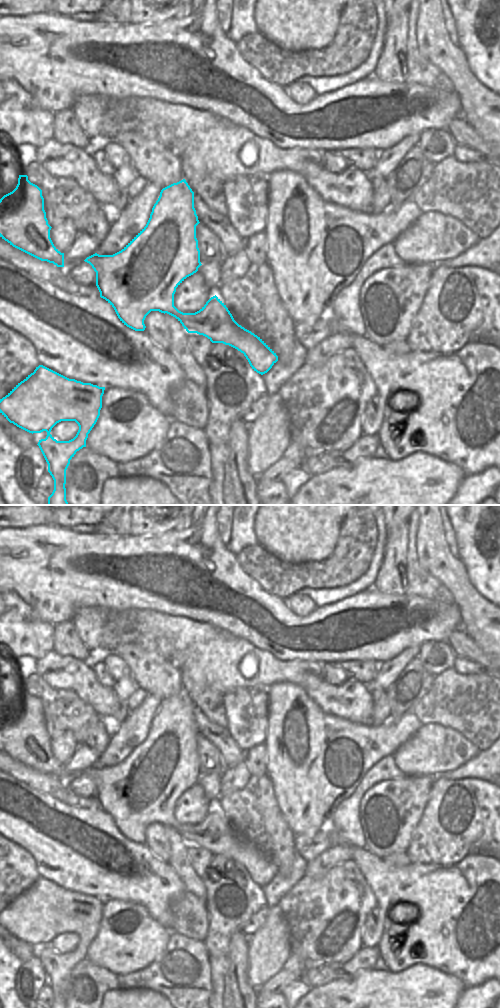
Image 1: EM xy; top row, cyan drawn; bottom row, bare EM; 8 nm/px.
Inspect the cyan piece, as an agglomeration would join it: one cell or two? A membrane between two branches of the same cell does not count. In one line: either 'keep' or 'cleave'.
keep

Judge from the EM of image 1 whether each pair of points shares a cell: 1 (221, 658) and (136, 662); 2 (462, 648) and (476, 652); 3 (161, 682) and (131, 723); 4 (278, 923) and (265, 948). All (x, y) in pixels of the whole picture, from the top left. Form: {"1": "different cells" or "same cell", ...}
{"1": "different cells", "2": "same cell", "3": "different cells", "4": "same cell"}

